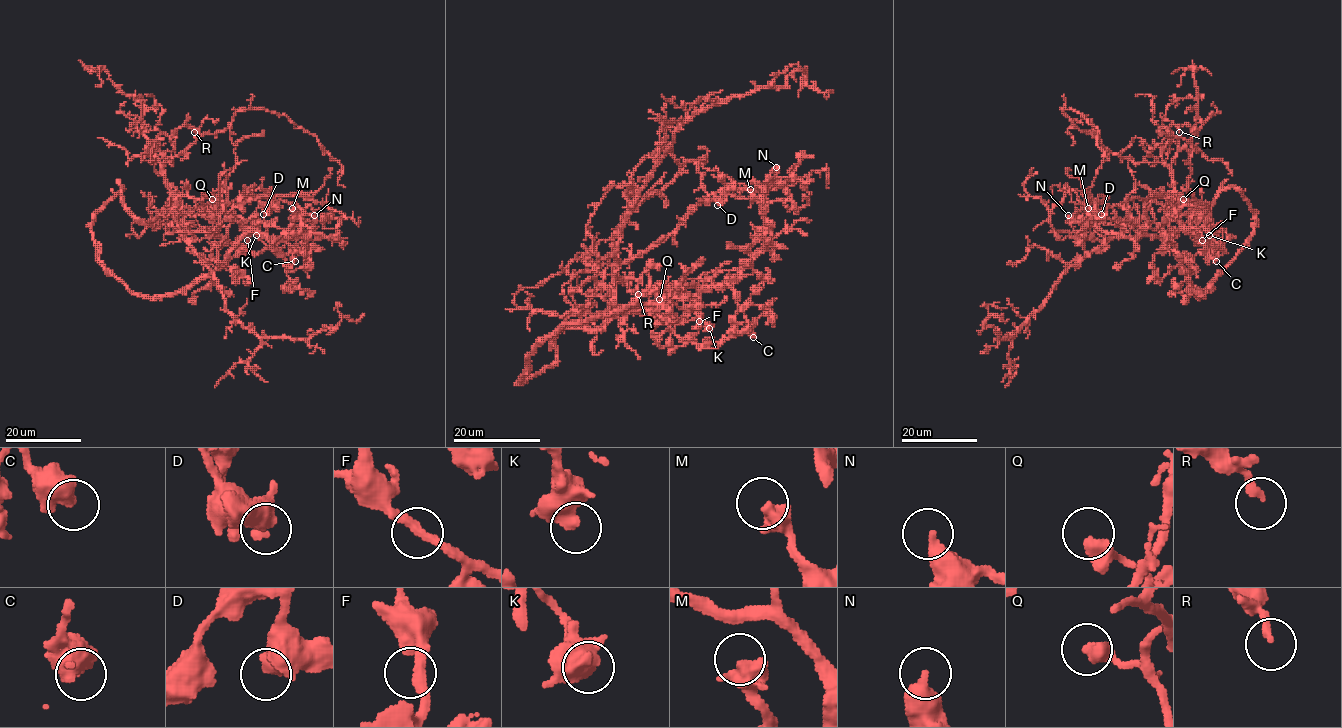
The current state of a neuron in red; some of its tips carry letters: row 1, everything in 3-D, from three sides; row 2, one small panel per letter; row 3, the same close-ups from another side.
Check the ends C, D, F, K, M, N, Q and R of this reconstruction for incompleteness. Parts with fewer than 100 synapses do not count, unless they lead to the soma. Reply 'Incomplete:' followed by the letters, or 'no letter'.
Incomplete: no letter

